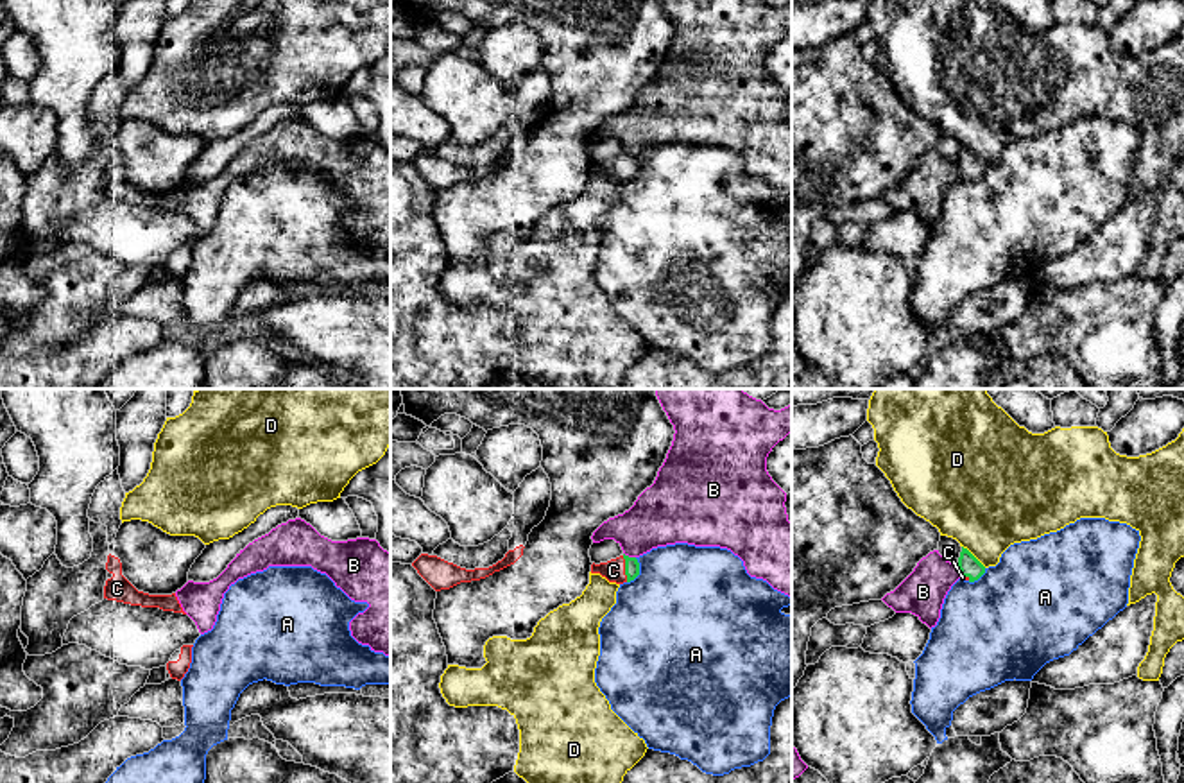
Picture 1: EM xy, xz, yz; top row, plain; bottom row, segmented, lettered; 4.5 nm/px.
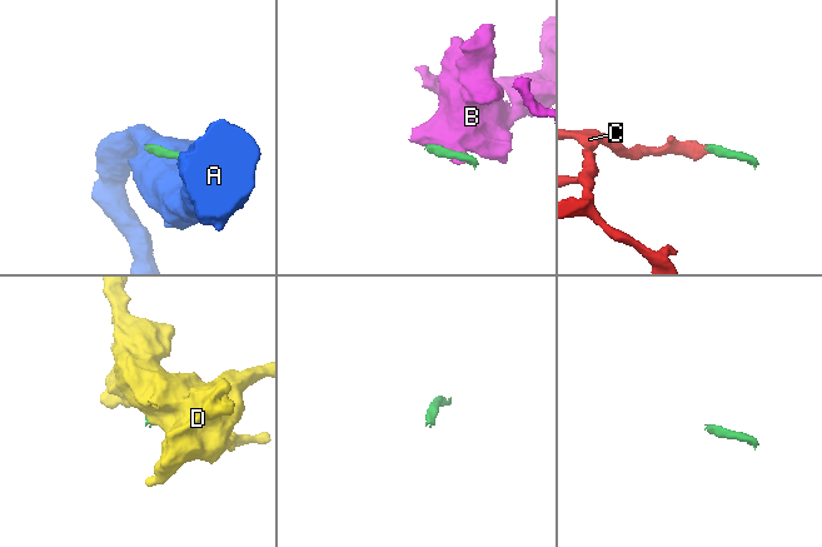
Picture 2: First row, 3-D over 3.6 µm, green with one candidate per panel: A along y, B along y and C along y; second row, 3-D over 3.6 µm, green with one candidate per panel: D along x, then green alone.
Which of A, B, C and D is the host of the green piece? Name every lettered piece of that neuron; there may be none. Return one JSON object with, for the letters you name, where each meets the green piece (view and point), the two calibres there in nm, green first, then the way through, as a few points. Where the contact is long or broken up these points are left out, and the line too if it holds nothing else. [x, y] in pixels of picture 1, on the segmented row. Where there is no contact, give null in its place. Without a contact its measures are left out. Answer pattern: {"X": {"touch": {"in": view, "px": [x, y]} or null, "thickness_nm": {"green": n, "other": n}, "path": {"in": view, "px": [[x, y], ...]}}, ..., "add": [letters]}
{"C": {"touch": {"in": "xz", "px": [626, 568]}, "thickness_nm": {"green": 60, "other": 100}, "path": {"in": "xz", "px": [[631, 563], [626, 568], [613, 570]]}}, "add": ["C"]}

